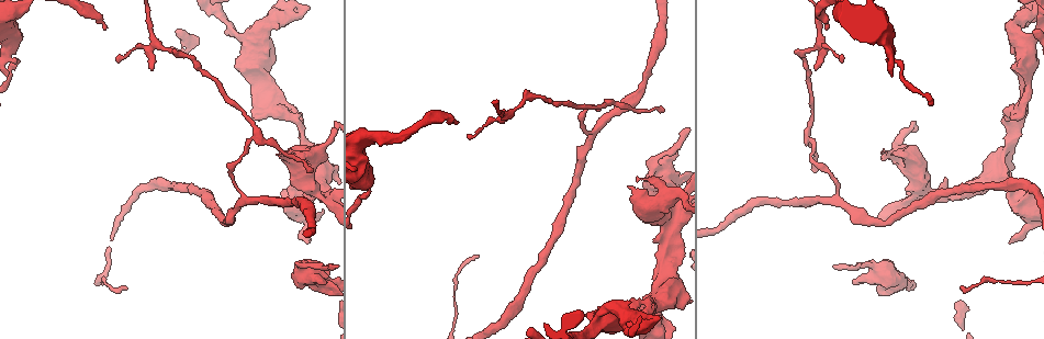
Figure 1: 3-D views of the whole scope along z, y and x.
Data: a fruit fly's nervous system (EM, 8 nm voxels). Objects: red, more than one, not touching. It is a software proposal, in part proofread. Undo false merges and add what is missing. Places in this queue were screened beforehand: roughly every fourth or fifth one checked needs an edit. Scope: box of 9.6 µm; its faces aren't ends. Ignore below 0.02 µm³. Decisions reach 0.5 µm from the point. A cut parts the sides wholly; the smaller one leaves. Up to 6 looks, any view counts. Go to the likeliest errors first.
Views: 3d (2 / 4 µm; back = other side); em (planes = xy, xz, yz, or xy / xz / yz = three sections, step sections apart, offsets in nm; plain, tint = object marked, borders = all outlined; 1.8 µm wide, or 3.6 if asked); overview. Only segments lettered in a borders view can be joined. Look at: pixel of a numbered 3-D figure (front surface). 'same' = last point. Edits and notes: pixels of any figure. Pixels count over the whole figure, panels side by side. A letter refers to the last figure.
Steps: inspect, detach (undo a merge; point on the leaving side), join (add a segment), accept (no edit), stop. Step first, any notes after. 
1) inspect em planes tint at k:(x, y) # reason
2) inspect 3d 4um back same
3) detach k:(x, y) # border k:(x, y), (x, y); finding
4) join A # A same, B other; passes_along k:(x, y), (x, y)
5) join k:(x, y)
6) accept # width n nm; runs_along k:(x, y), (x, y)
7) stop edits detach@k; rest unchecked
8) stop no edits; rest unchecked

inspect em planes borders at 1:(312, 277) # looks like a crossing

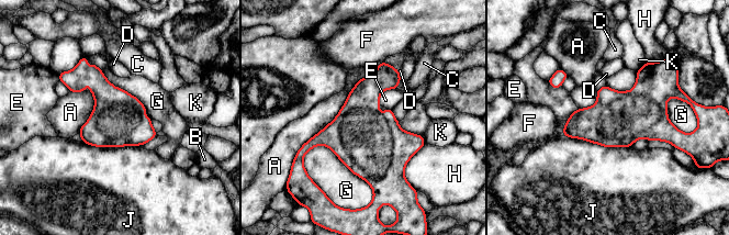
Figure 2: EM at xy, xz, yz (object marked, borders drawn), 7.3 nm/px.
accept # A other, B other, C other, D other, E other, F other, G other, H other, J other, K other; border 2:(596, 90), (596, 101), (579, 109); one neuron here

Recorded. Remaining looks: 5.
inspect em planes tint at 1:(668, 246)

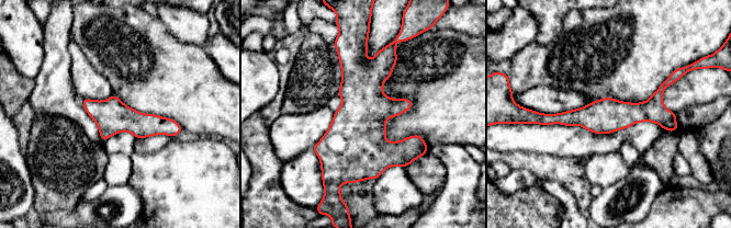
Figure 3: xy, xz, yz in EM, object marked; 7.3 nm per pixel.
inspect em planes borders same # what lies round it

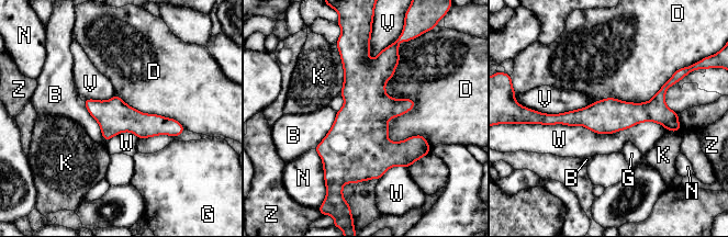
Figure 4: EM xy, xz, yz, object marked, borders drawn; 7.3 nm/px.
accept # width 260 nm; B other, D other, G other, K other, N other, V other, W other, Z other; border 4:(398, 45), (429, 148); continuous, no second neuron

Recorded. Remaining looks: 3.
inspect 3d 2um at 1:(13, 58) # sudden change in width

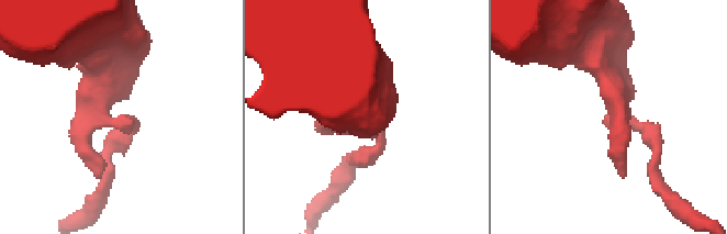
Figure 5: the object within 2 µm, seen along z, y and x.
inspect em xy step 16 plain at 5:(617, 116) # need the tissue

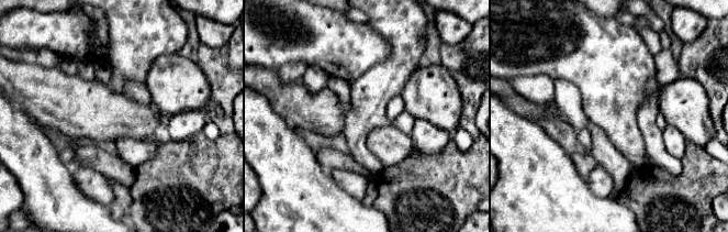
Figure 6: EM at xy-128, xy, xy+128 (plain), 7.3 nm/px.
inspect em xy step 16 borders same # what lies round it

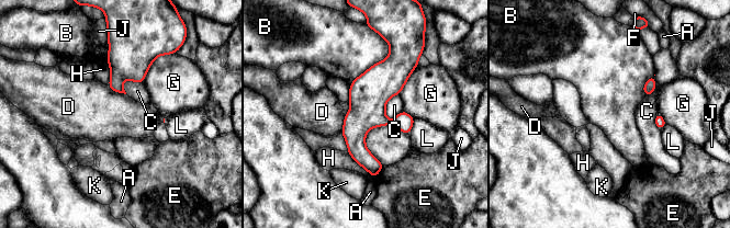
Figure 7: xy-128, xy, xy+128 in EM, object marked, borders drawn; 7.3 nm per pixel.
accept # A other, B other, C other, D other, E other, F other, G other, H other, J other, K other, L other; runs_along 7:(400, 58), (358, 122), (374, 173); continuous, no second neuron

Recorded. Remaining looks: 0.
stop no edits; rest unchecked

